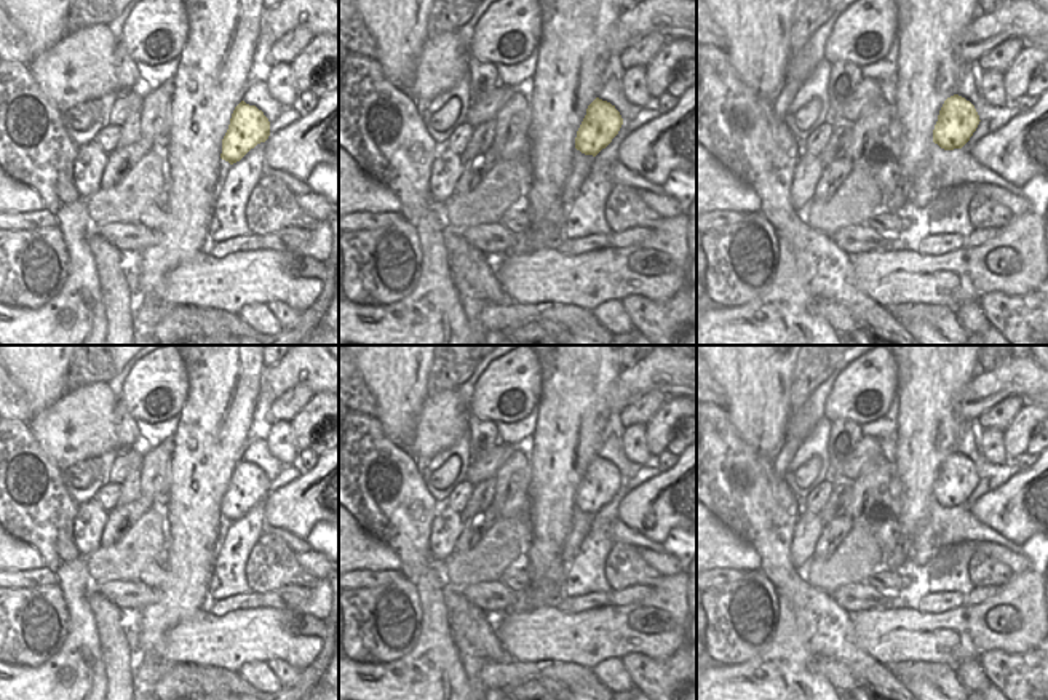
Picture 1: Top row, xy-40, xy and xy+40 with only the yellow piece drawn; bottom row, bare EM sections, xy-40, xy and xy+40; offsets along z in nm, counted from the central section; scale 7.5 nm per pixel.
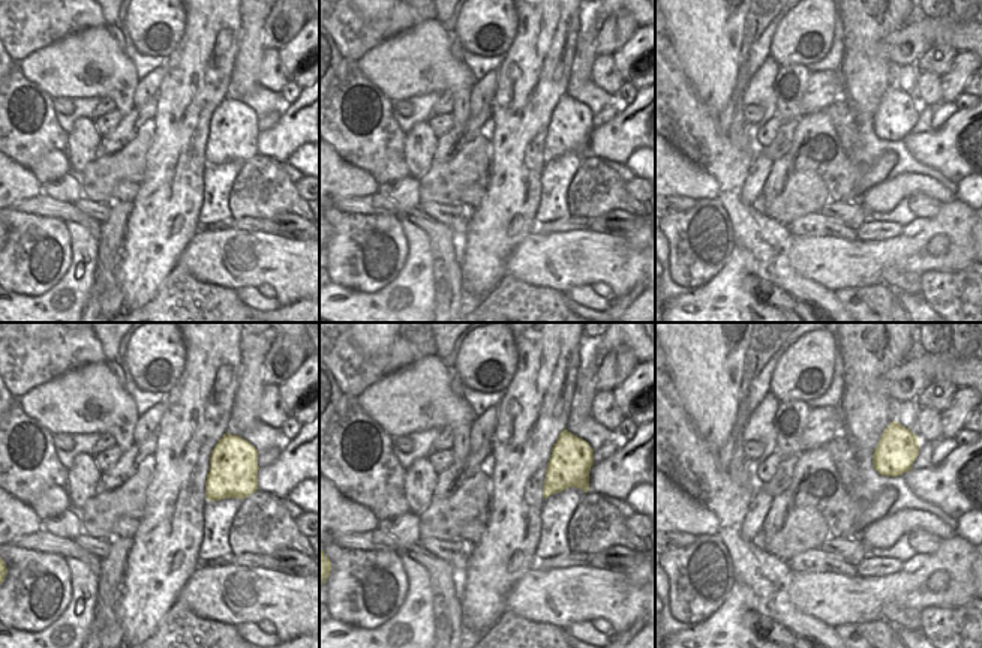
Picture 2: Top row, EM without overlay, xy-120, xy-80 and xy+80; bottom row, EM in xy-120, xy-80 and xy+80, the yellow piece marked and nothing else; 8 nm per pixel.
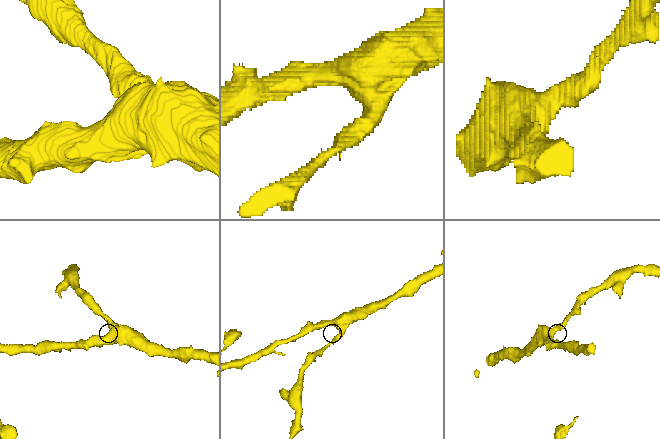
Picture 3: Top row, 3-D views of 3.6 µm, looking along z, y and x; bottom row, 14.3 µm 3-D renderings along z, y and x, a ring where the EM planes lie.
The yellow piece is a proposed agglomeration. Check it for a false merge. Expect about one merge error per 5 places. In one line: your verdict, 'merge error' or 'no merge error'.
no merge error

